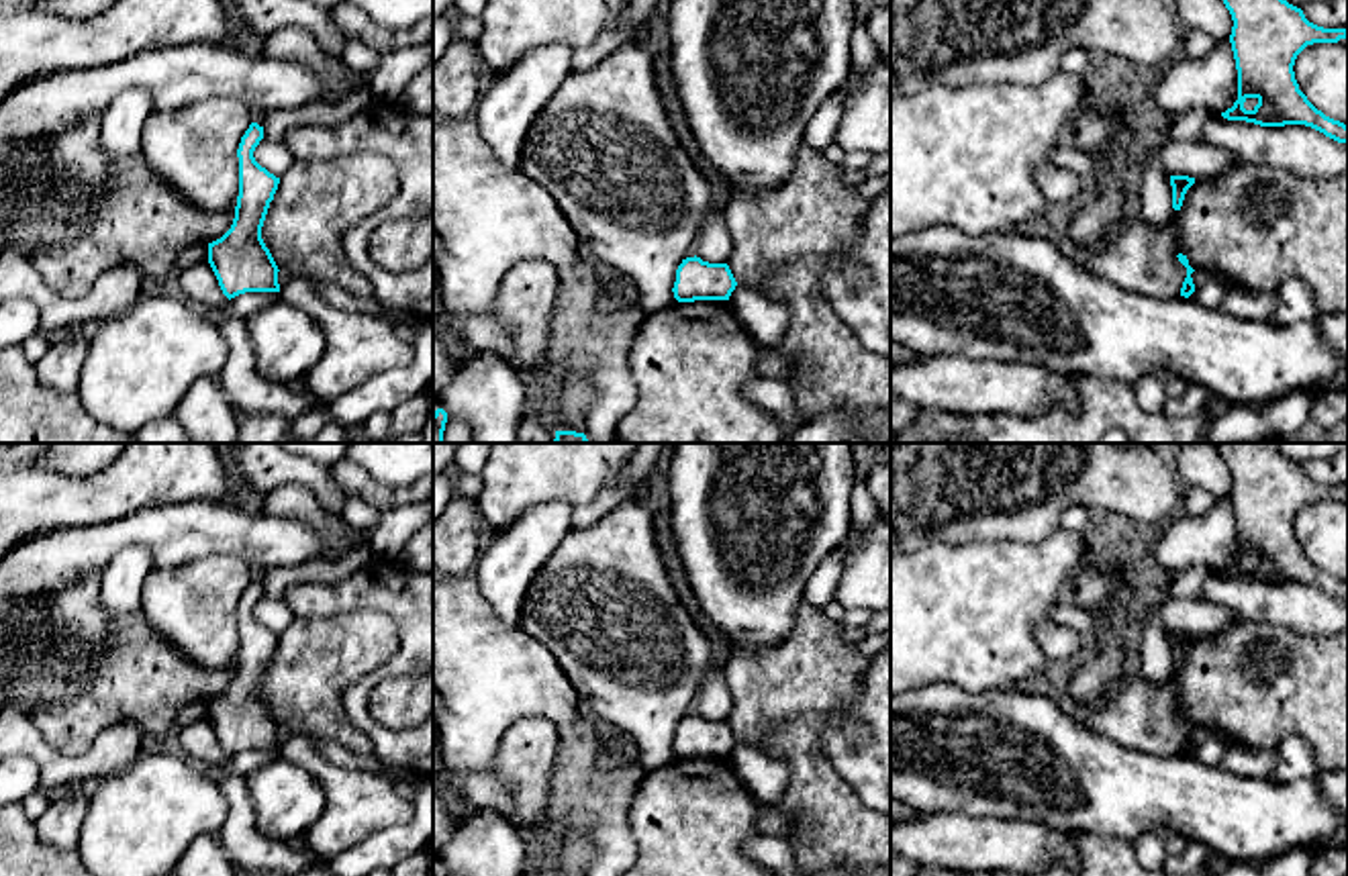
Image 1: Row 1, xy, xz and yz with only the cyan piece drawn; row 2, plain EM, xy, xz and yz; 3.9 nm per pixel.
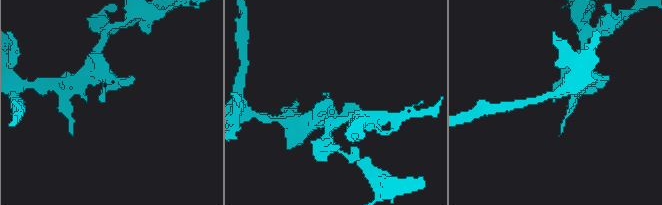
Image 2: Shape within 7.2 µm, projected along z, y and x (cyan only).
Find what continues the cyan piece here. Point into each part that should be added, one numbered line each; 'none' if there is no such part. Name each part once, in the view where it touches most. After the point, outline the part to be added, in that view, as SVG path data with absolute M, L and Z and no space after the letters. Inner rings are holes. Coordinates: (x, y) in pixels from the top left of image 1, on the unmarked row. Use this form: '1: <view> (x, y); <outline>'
none

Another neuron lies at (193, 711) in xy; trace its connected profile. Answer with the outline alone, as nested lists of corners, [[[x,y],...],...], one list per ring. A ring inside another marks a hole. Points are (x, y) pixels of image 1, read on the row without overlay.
[[[190,700],[178,707],[172,715],[172,729],[180,729],[188,723],[208,719],[208,702],[206,700]]]

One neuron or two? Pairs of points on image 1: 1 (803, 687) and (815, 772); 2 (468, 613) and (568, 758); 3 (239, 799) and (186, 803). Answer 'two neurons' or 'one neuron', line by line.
1: one neuron
2: one neuron
3: two neurons

